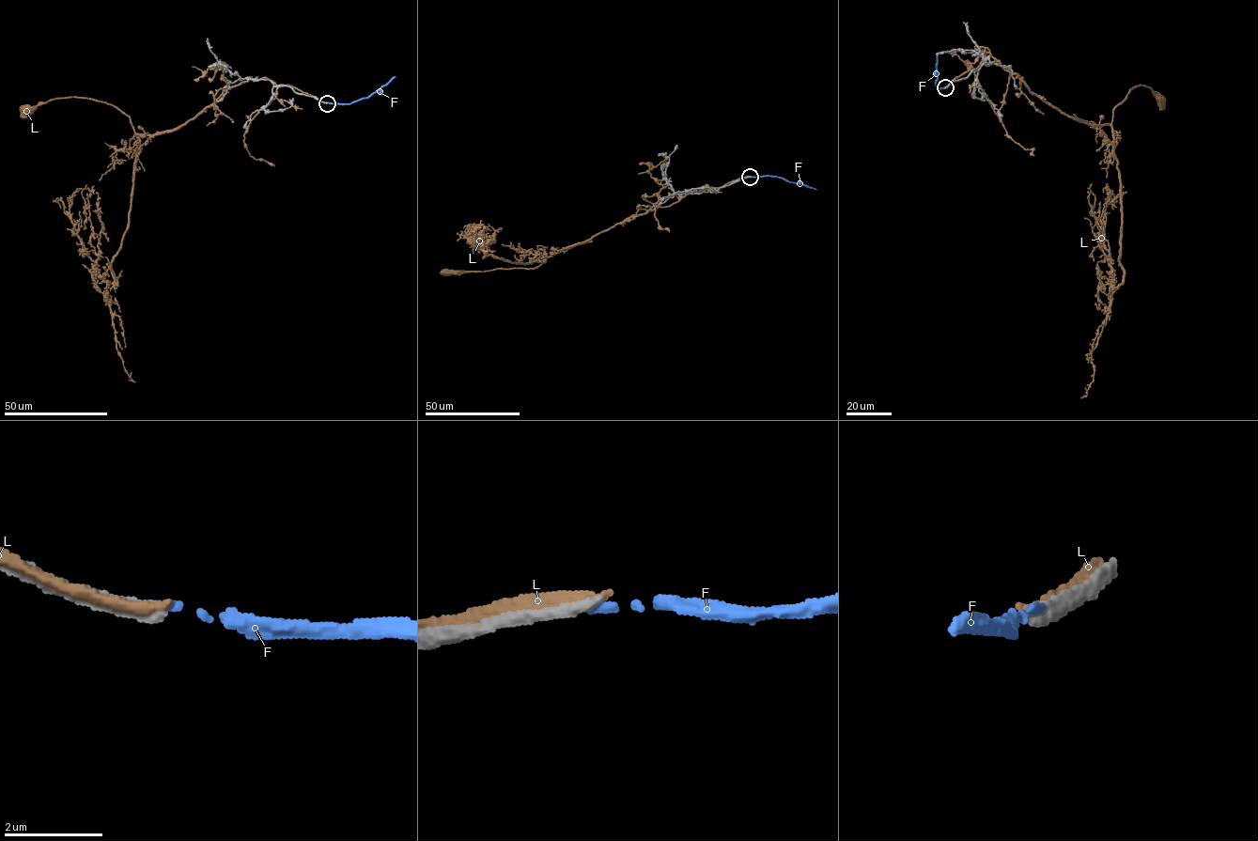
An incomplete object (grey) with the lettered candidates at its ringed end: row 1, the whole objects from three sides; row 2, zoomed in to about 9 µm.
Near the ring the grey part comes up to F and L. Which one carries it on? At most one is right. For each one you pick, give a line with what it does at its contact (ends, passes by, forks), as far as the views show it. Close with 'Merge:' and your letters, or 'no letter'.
Merge: no letter

